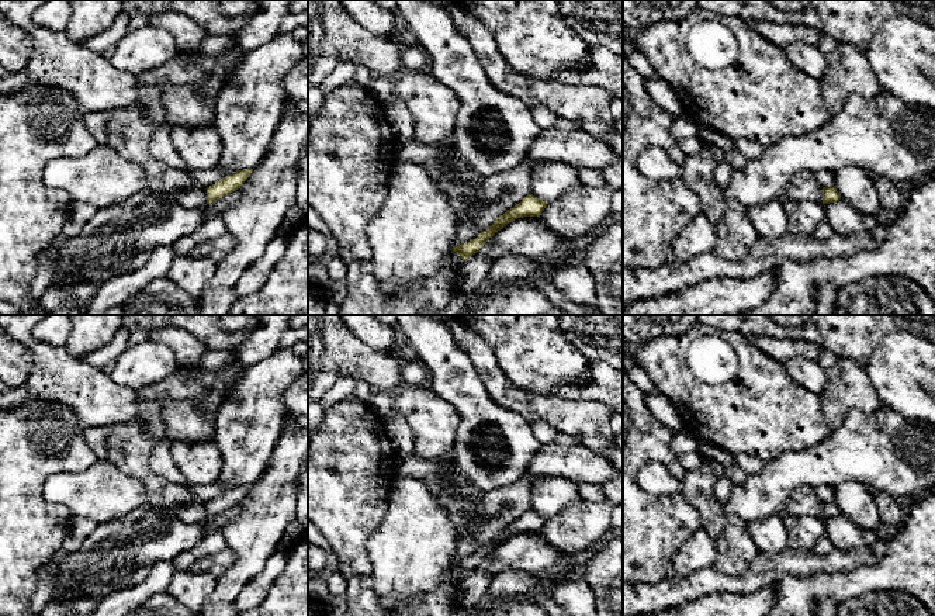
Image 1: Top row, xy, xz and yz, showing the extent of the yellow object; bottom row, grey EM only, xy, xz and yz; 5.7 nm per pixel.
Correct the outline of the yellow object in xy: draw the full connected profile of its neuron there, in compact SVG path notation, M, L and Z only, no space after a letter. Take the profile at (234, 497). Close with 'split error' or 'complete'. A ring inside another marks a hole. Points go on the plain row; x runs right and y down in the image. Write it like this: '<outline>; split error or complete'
M253 484L235 487L231 491L219 495L218 498L207 502L207 519L211 519L240 503L252 487Z; complete

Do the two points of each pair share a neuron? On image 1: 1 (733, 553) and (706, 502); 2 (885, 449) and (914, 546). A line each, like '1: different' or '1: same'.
1: same
2: different

